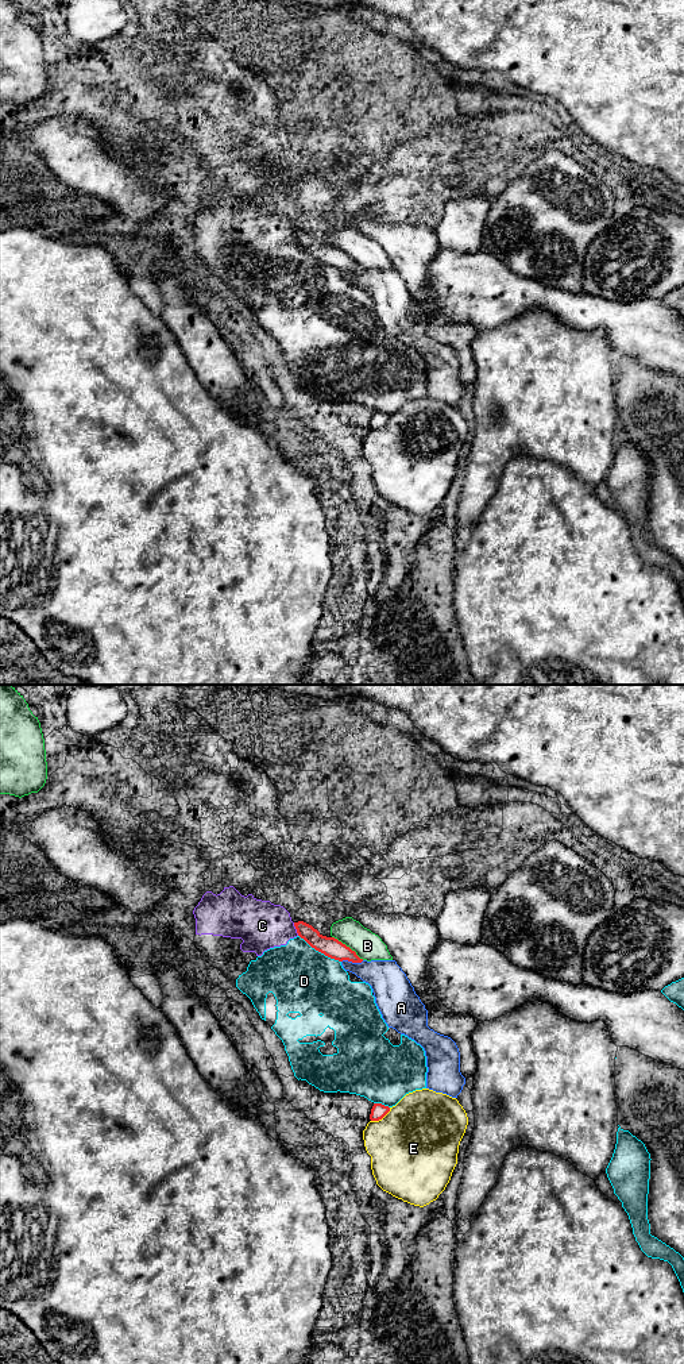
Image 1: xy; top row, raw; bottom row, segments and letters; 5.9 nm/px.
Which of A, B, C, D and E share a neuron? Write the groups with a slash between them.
A / B / C D / E

